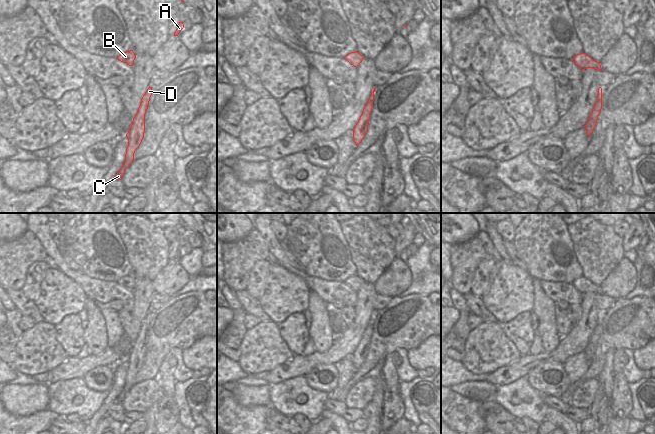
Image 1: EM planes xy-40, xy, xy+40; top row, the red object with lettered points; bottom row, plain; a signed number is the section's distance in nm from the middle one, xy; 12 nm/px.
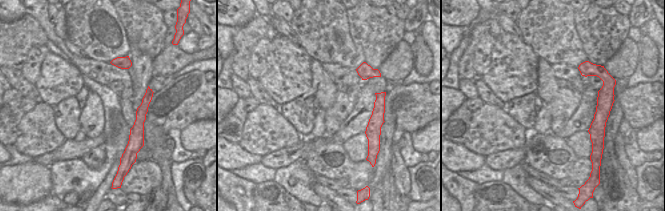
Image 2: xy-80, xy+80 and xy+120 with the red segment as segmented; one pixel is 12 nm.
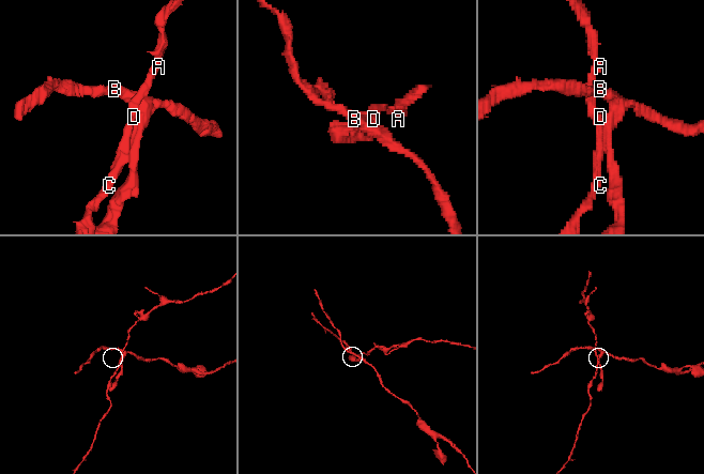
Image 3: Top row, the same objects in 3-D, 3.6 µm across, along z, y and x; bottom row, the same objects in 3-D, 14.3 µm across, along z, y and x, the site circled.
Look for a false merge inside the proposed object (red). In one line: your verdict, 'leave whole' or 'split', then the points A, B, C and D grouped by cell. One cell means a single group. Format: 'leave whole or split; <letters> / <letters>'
split; A C D / B

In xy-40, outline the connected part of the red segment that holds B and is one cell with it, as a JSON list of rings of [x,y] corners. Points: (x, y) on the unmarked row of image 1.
[[[133,274],[127,275],[127,276],[123,276],[121,277],[117,283],[123,287],[126,287],[129,290],[133,290],[134,289],[134,284],[136,282],[135,277],[133,276]]]

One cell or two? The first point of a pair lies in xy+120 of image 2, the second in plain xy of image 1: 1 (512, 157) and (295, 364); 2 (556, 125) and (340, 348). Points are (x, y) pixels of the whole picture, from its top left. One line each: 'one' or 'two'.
1: one
2: two

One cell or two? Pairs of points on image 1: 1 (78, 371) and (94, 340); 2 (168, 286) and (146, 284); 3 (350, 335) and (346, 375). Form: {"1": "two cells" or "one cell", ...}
{"1": "two cells", "2": "two cells", "3": "two cells"}

